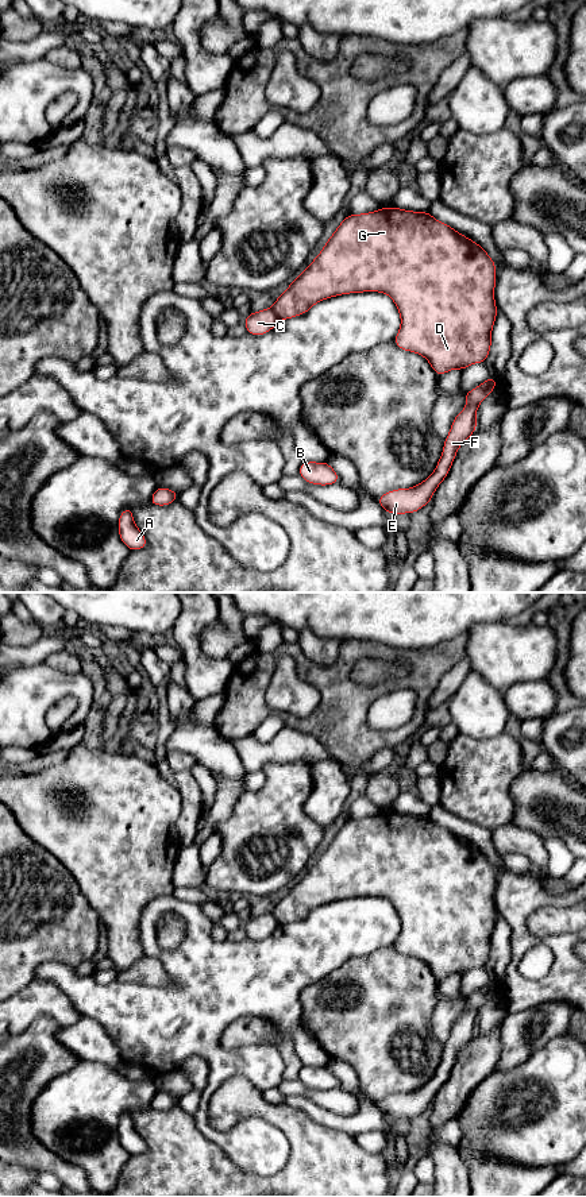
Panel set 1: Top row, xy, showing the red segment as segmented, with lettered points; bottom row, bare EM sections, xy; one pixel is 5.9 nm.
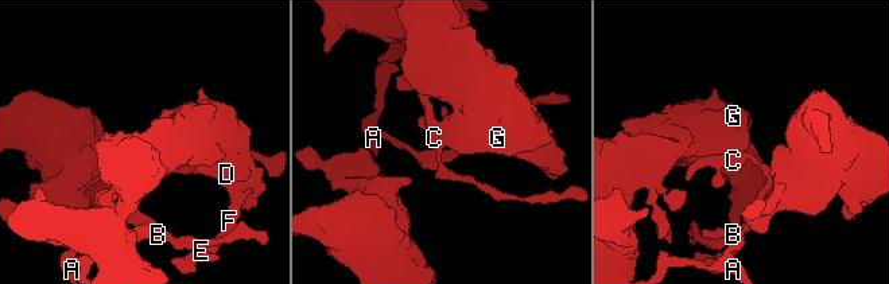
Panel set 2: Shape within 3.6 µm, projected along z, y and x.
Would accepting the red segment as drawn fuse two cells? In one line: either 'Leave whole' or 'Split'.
Split

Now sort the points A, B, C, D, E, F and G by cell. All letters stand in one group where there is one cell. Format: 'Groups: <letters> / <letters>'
Groups: A B C / D E F G

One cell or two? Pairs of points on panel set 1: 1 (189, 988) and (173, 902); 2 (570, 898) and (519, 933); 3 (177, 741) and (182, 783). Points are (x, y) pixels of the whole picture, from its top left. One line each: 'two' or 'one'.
1: one
2: one
3: two

